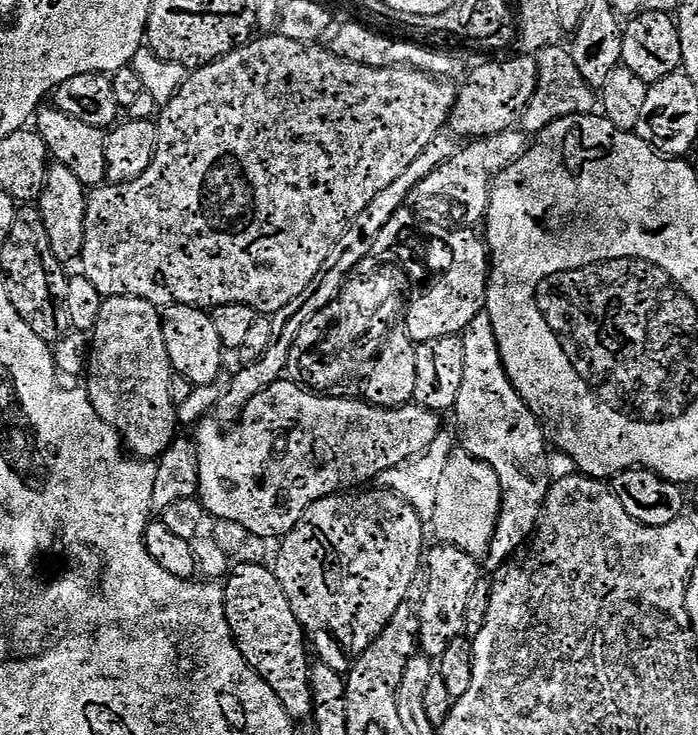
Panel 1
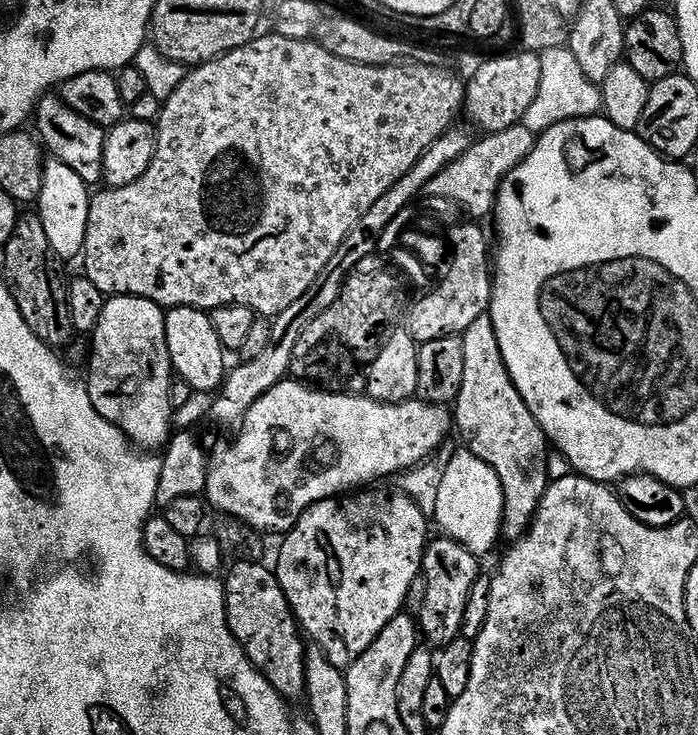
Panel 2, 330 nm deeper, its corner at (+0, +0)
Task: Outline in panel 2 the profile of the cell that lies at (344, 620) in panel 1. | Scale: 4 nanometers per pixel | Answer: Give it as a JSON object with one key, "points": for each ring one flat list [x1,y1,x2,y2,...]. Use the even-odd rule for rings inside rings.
{"points":[[384,486,377,488,380,488,377,492,360,490,355,494,341,494,331,500,323,500,317,504,312,504,301,516,296,518,296,523,287,529,286,535,283,537,283,539,285,538,284,545,279,545,278,548,280,561,275,572,276,579,280,581,282,590,286,594,288,606,292,609,293,616,296,617,299,627,306,633,307,639,313,645,320,647,324,651,325,658,334,667,341,670,347,670,363,652,370,650,370,646,379,638,382,630,389,628,393,618,405,611,404,603,407,602,408,595,412,592,412,583,415,580,417,583,418,577,421,575,424,562,424,546,430,536,428,524,424,521,427,520,426,513,416,505,416,501,411,496,400,490,387,492]]}

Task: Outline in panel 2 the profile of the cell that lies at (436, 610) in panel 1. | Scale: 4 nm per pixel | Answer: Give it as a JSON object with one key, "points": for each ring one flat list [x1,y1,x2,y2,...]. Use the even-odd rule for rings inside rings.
{"points":[[447,538,429,539,424,546,422,584,424,580,424,605,418,615,418,628,429,645,436,650,447,649,461,635,464,628,464,615,468,612,468,599,472,587,480,576,481,561,464,545]]}

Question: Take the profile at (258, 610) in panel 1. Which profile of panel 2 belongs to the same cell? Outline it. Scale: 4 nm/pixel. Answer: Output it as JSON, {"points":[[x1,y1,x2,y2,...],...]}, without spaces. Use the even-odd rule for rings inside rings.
{"points":[[244,558,229,570,228,580,225,579,223,585,228,625,249,660,268,678,281,696,303,697,306,692,304,678,306,644,275,572,271,572,255,559]]}

